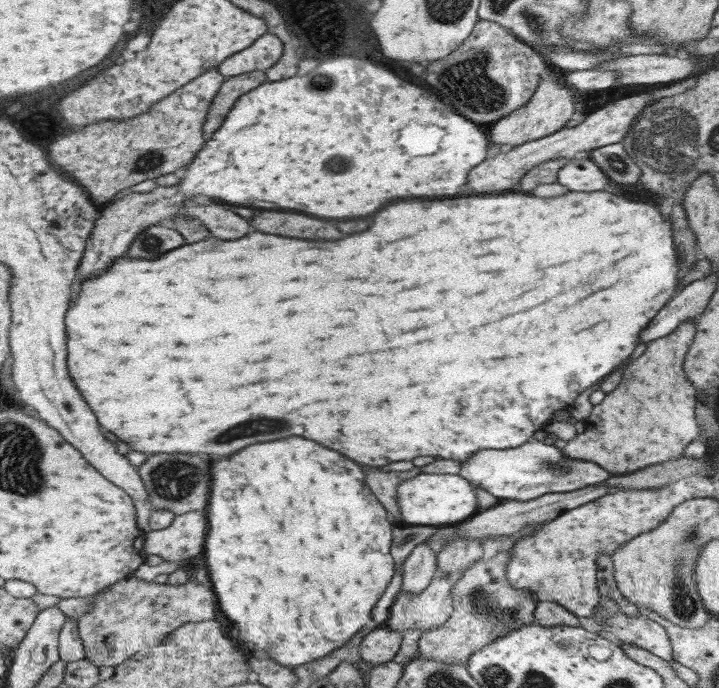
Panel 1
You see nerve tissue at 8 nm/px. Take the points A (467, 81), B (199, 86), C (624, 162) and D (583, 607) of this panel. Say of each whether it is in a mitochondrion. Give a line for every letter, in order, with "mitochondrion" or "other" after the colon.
A: mitochondrion
B: other
C: mitochondrion
D: other

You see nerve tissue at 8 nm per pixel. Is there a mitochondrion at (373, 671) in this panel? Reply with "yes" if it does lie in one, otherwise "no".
no

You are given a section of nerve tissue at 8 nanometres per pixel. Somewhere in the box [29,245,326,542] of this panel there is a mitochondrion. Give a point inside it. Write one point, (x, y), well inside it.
(173, 480)

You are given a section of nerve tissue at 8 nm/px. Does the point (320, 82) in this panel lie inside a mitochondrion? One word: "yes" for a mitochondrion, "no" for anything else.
yes

